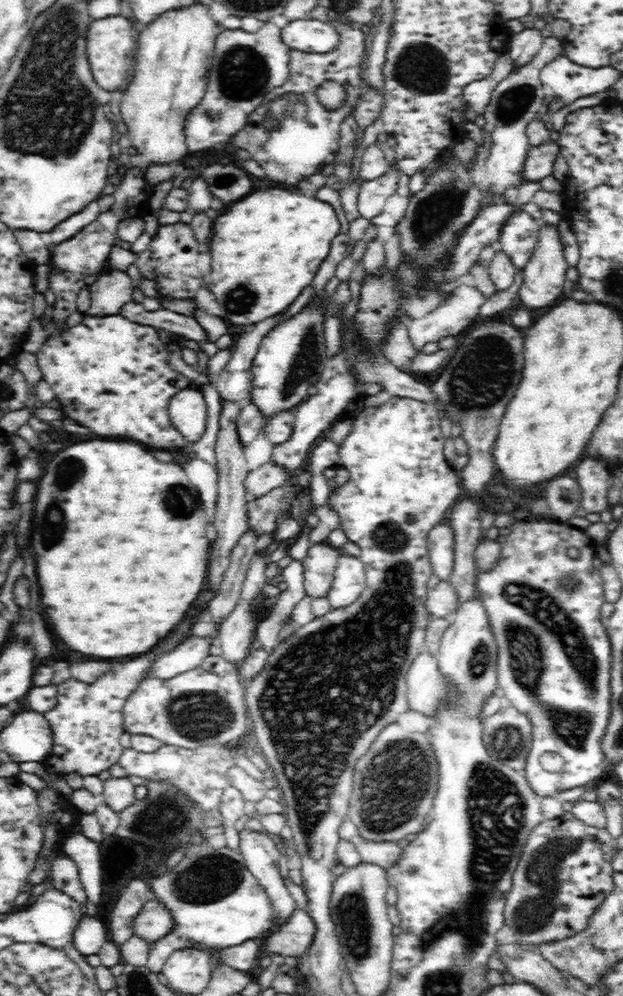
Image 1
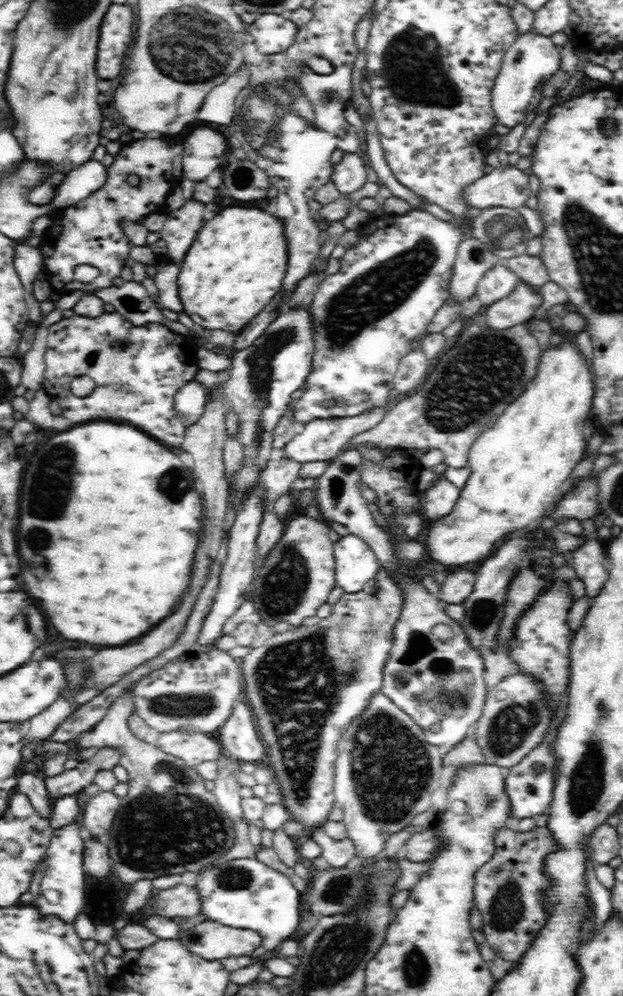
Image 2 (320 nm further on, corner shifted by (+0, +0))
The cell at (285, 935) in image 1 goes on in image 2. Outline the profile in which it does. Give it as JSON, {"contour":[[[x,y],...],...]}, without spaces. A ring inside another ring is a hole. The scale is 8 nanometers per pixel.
{"contour":[[[202,921],[188,930],[180,930],[179,941],[187,951],[202,960],[252,957],[264,937],[252,929],[238,929]]]}

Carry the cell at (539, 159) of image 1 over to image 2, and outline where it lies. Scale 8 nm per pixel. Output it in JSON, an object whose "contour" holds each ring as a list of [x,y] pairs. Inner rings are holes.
{"contour":[[[504,164],[477,178],[464,190],[470,206],[479,209],[503,206],[515,209],[532,195],[530,175],[514,165]]]}

